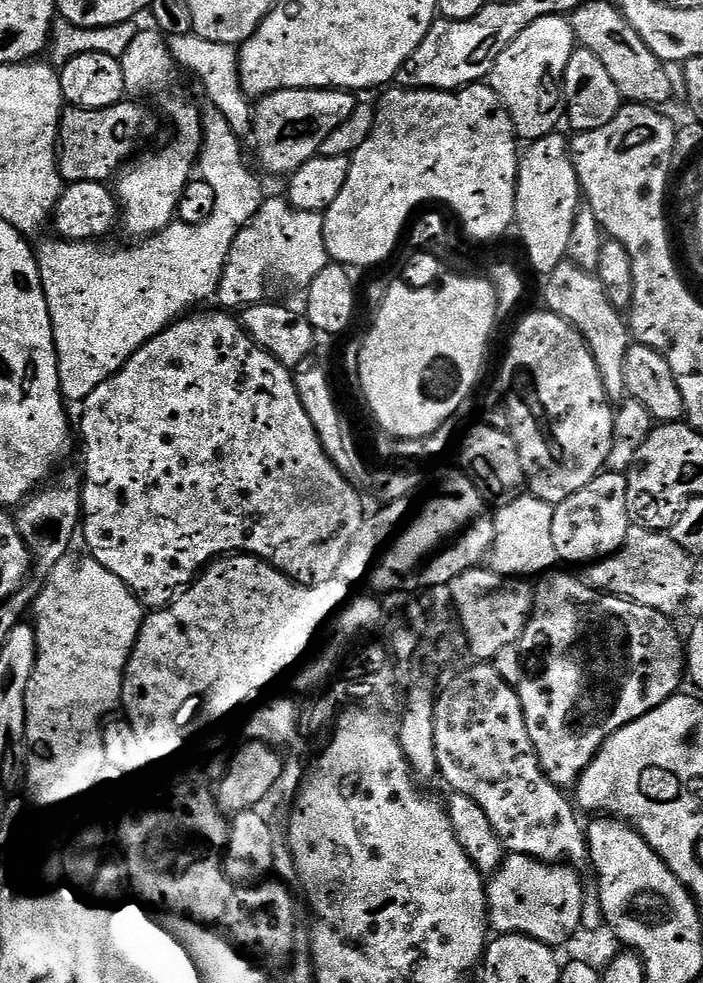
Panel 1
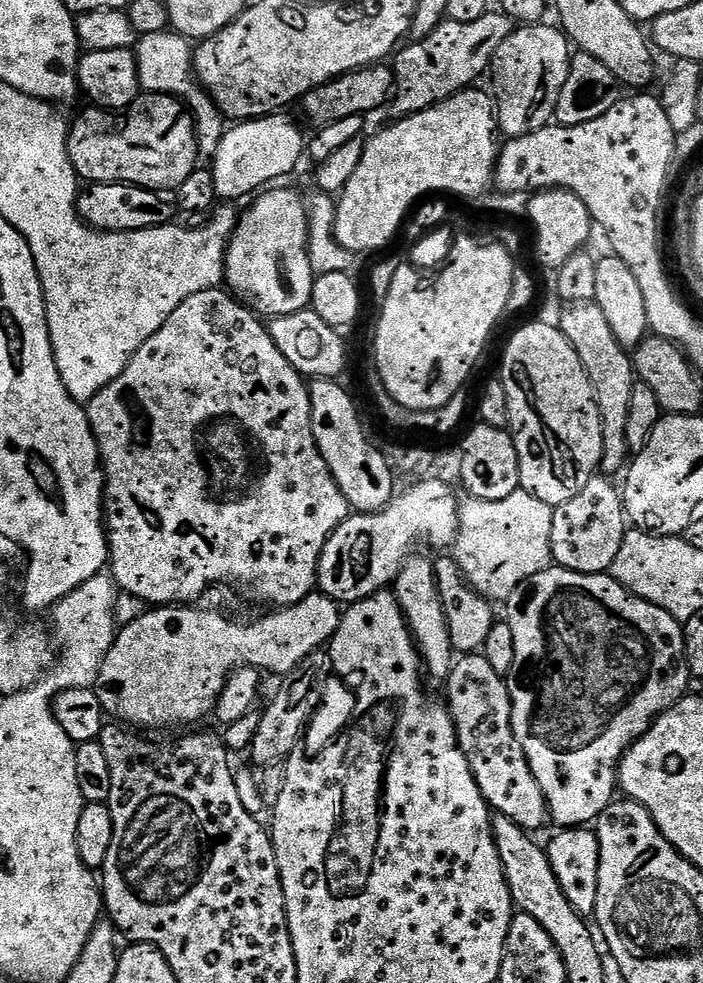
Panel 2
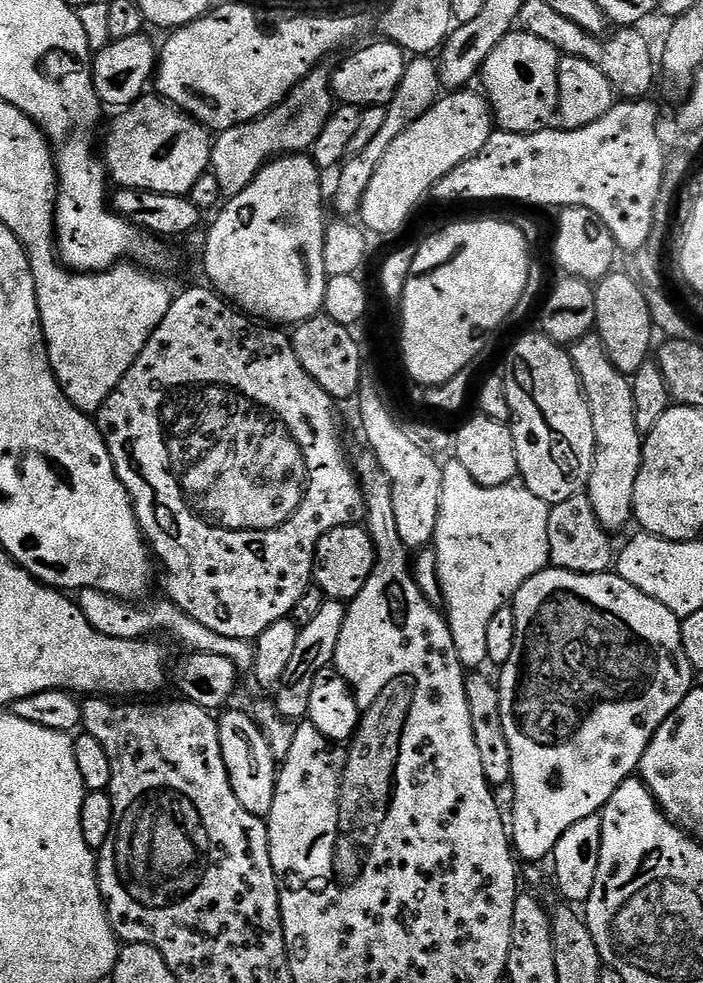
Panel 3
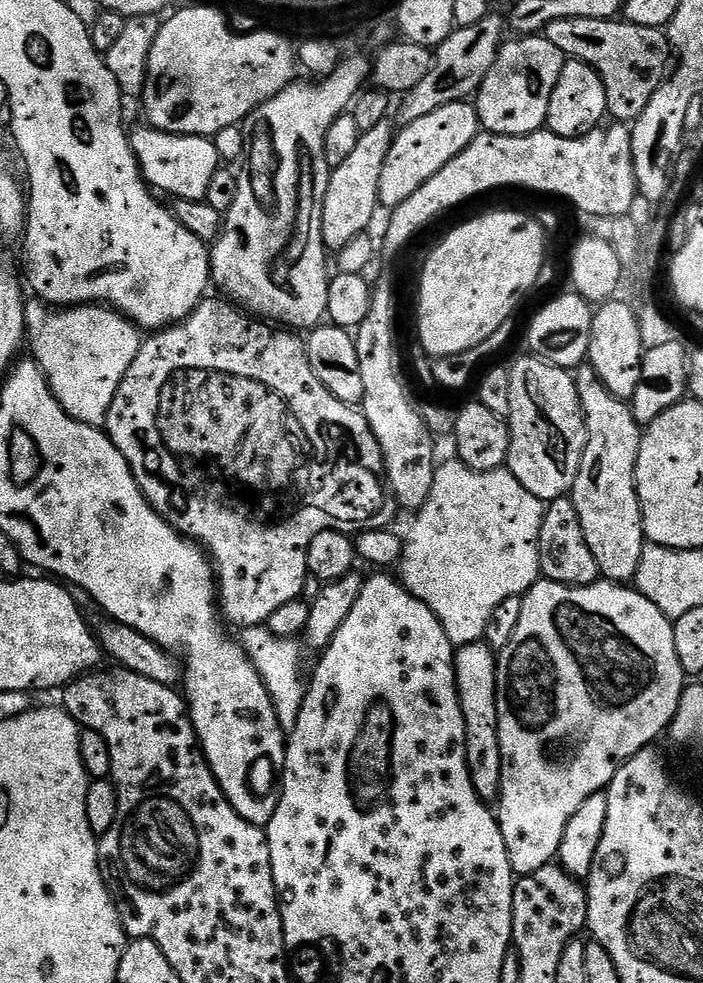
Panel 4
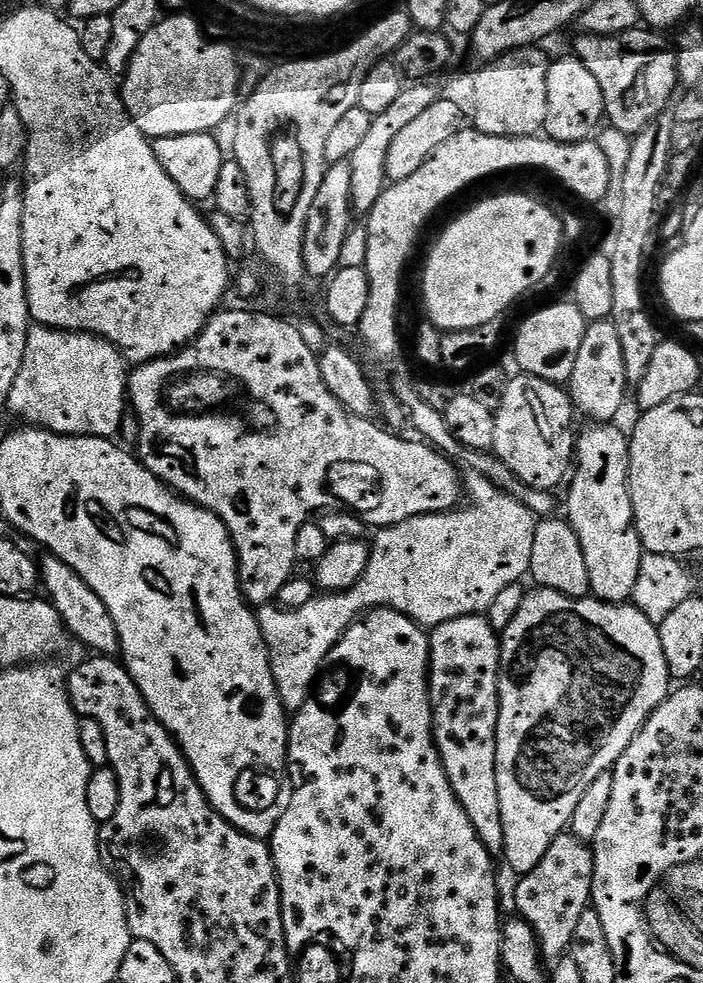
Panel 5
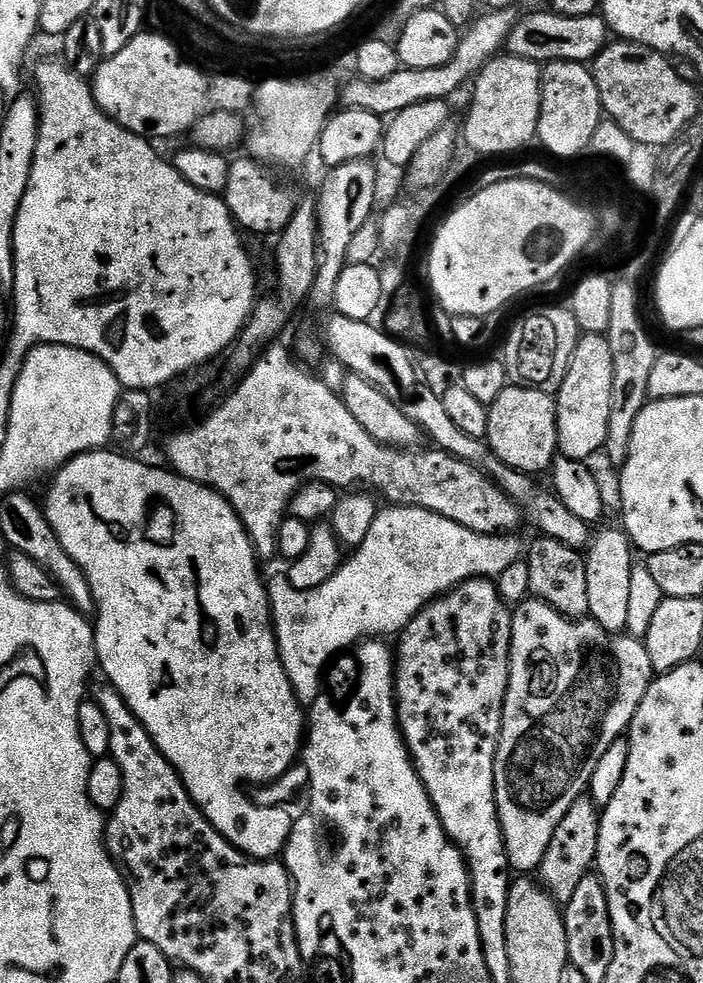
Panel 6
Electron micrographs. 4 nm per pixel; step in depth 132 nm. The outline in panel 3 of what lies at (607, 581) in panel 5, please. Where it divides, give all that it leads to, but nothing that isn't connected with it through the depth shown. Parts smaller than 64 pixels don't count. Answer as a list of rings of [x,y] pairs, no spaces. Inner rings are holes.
[[[595,334],[575,340],[567,349],[567,354],[572,359],[580,385],[584,387],[584,397],[594,422],[596,453],[586,494],[590,498],[590,506],[594,506],[594,514],[598,514],[598,522],[610,534],[617,534],[628,523],[633,523],[634,482],[638,482],[640,459],[644,453],[634,410],[632,382],[618,370],[618,366],[614,366],[610,354],[606,354],[606,346]]]

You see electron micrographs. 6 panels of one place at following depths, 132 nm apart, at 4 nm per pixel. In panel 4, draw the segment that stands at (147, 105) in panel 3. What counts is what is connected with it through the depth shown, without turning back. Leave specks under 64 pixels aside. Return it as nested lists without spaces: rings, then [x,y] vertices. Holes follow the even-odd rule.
[[[143,127],[133,131],[130,139],[145,181],[157,193],[165,192],[168,198],[204,200],[214,174],[222,167],[222,159],[213,141],[207,136],[179,136],[176,132],[163,132],[161,128]]]

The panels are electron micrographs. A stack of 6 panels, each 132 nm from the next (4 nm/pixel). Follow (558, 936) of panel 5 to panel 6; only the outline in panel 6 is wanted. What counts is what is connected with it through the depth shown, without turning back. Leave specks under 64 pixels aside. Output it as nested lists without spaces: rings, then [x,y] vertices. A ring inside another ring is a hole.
[[[581,798],[566,810],[566,818],[558,822],[558,830],[554,830],[554,838],[550,838],[550,846],[546,846],[546,854],[538,869],[539,883],[550,893],[557,904],[563,906],[574,898],[574,890],[582,878],[593,871],[598,850],[598,830],[600,829],[600,812],[591,799]]]

